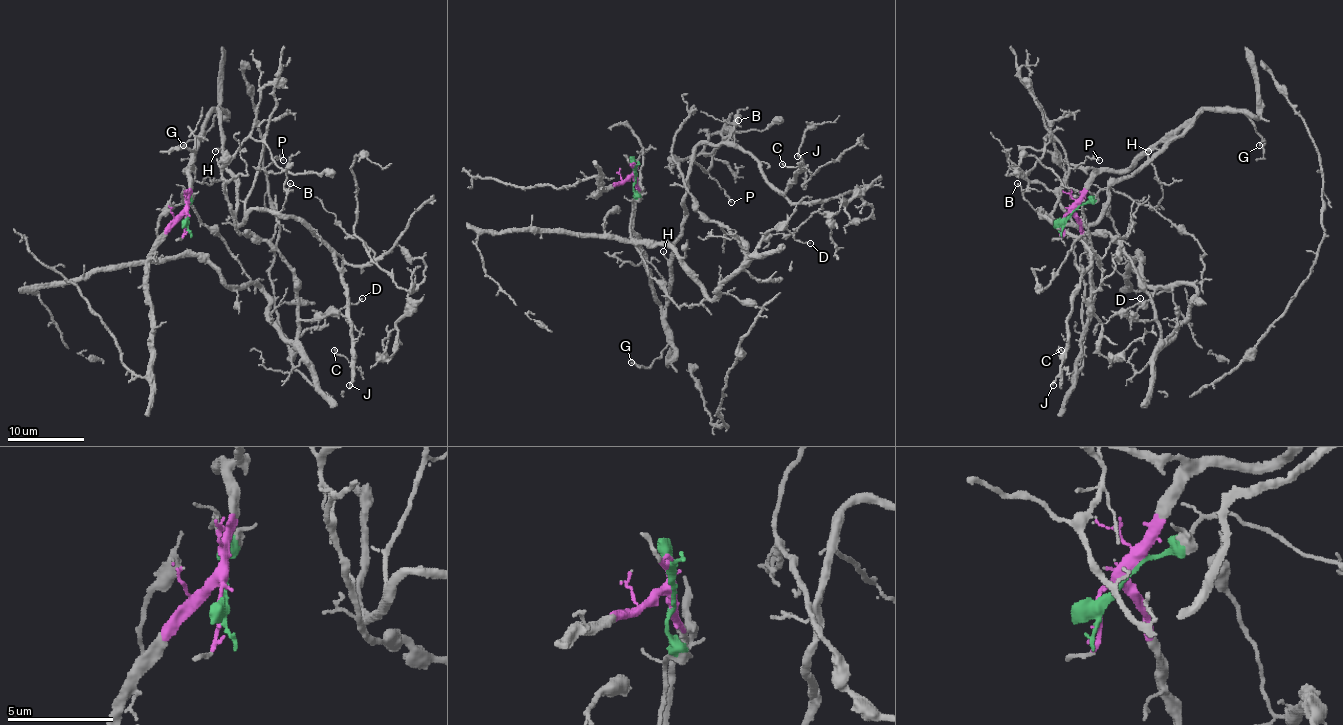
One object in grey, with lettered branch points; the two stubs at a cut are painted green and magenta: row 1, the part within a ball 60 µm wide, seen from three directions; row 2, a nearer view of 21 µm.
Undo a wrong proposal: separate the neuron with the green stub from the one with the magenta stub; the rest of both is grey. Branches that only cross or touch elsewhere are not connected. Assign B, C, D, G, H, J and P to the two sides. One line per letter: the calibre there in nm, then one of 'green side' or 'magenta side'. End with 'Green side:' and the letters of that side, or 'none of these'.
B: 70 nm | magenta side
C: 120 nm | magenta side
D: 110 nm | green side
G: 110 nm | magenta side
H: 100 nm | magenta side
J: 170 nm | magenta side
P: 110 nm | magenta side
Green side: D

